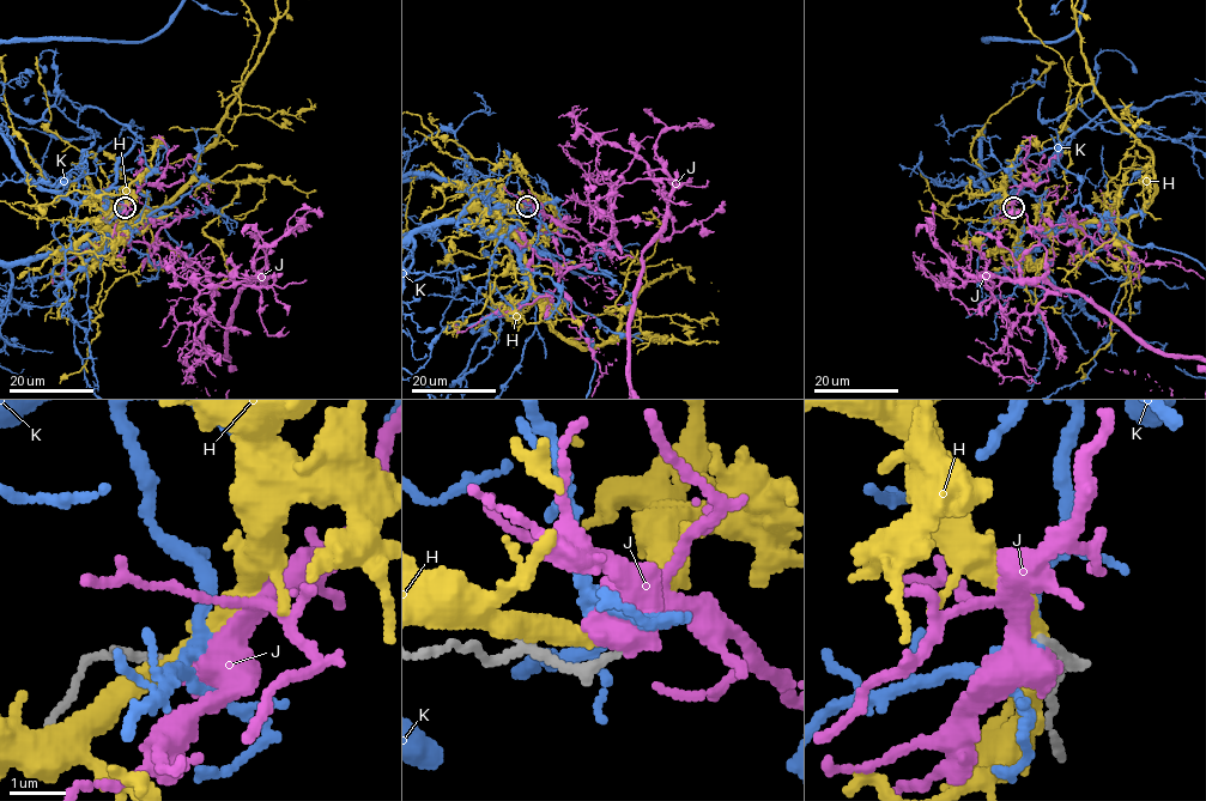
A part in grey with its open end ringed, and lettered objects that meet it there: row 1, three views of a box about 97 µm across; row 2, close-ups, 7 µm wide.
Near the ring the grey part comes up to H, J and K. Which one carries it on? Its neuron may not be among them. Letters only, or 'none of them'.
none of them

